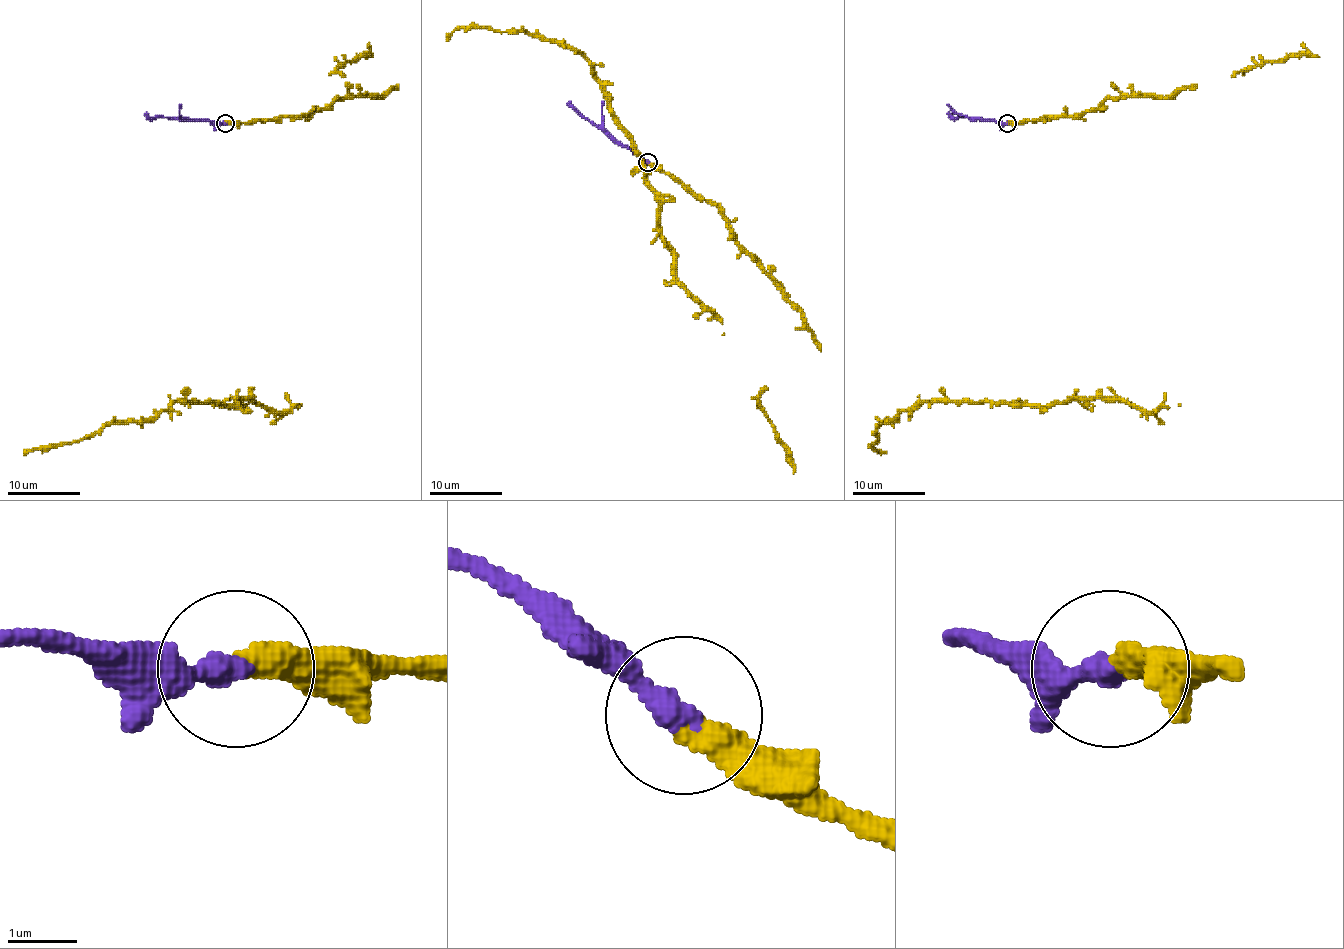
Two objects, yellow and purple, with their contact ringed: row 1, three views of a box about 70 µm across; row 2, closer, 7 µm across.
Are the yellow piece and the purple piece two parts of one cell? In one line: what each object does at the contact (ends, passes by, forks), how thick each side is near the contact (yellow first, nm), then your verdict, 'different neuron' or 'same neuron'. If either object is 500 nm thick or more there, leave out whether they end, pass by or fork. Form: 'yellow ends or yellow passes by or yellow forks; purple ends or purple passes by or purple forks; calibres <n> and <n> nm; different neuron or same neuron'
yellow ends; purple ends; calibres 400 and 360 nm; same neuron

